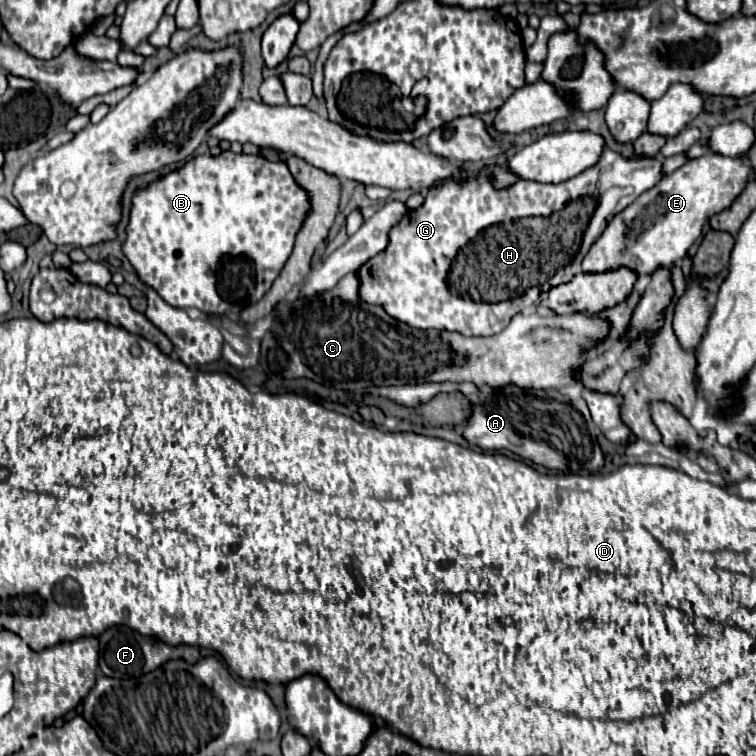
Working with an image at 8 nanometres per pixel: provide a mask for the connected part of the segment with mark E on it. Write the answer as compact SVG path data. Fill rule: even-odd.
M707 152L689 160L679 170L663 176L651 190L643 192L627 210L619 212L605 228L601 238L591 246L583 260L585 272L605 272L627 266L637 274L649 274L655 266L671 266L683 260L689 246L701 236L703 224L731 206L743 192L753 168L745 156L723 156Z

